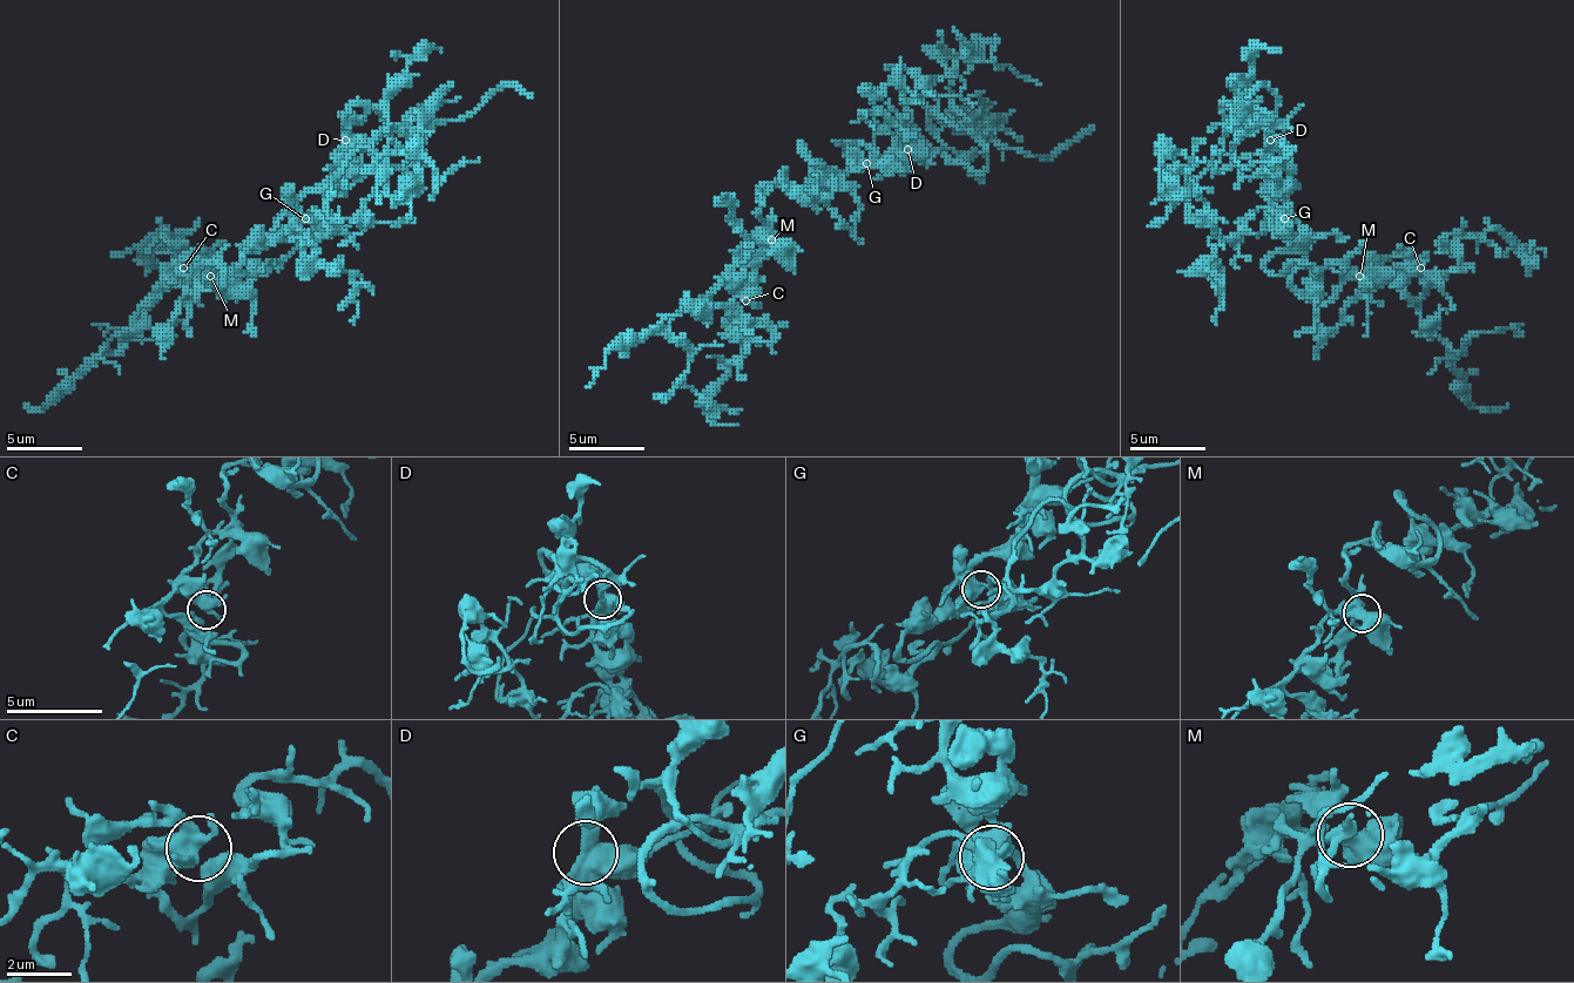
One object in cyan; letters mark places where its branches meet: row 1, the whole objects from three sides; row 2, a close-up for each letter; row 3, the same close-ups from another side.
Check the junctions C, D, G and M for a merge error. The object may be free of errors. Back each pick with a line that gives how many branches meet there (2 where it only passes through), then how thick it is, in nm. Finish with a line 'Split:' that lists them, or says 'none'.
Split: none

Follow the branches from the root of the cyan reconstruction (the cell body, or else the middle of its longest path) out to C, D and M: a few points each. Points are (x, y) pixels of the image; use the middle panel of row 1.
C: (859, 168), (825, 178), (802, 144), (832, 190), (783, 171), (761, 190), (764, 228), (734, 270), (745, 300)
D: (859, 168), (870, 156), (882, 156), (893, 144), (909, 149)
M: (859, 168), (825, 178), (802, 144), (832, 190), (813, 198), (783, 171), (768, 183), (761, 221), (771, 239)

